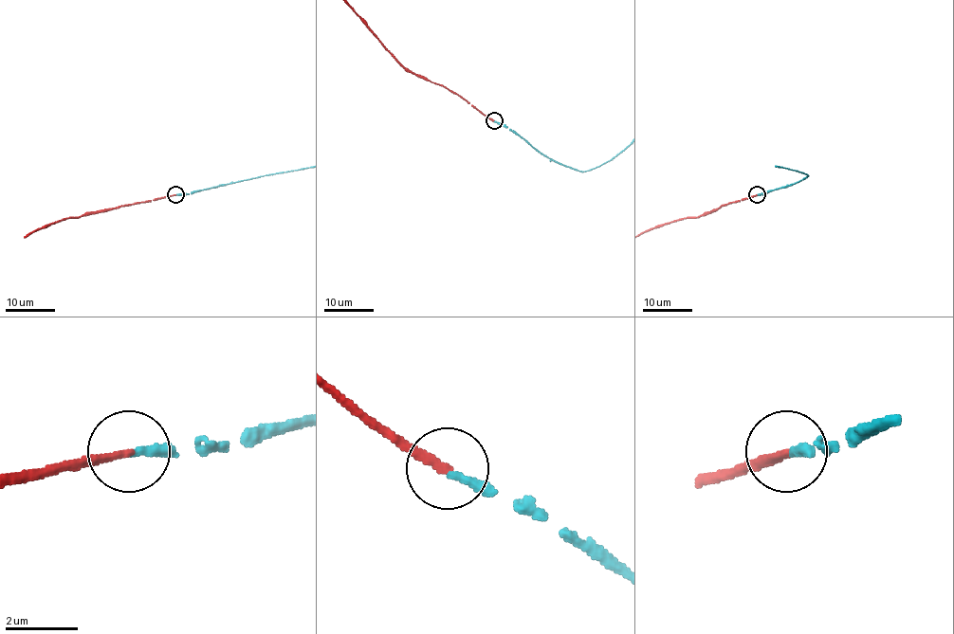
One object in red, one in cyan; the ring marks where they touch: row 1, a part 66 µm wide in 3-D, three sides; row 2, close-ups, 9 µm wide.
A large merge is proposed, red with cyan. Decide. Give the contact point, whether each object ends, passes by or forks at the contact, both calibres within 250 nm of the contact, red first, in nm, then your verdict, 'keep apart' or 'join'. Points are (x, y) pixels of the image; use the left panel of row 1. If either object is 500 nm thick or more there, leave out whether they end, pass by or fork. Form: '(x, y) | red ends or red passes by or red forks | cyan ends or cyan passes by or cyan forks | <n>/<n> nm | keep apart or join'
(175, 194) | red ends | cyan ends | 240/220 nm | join

